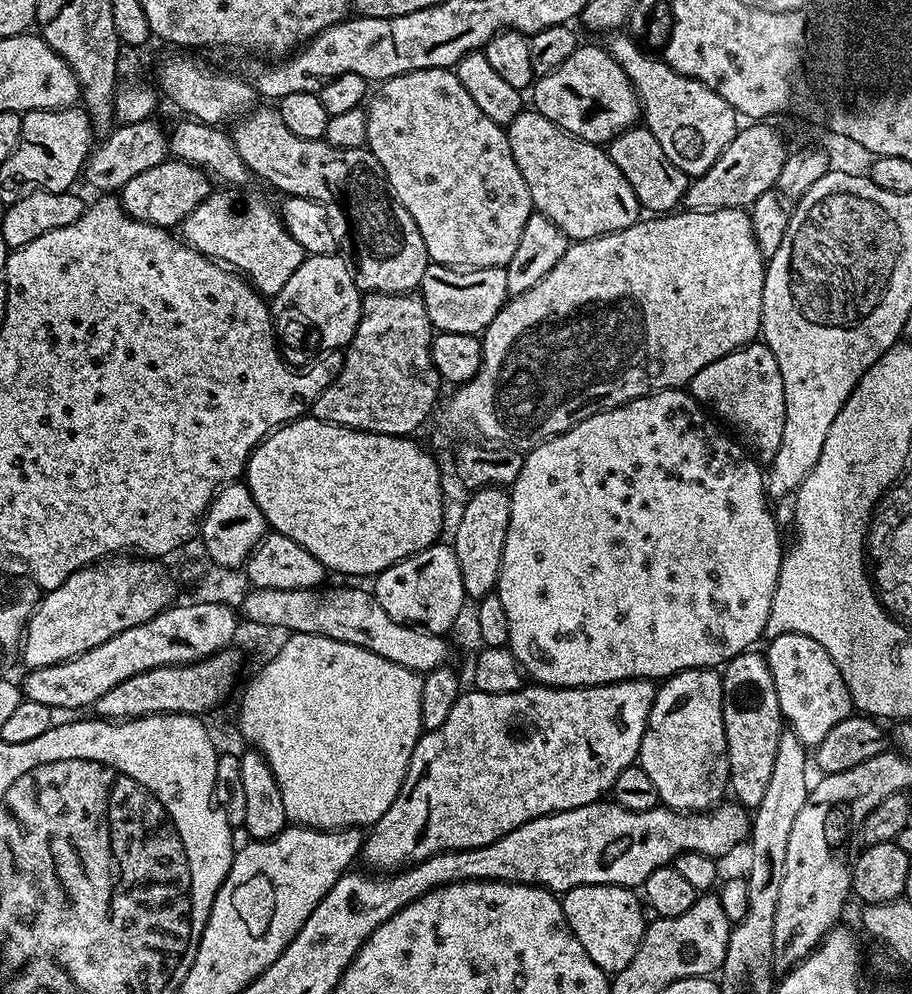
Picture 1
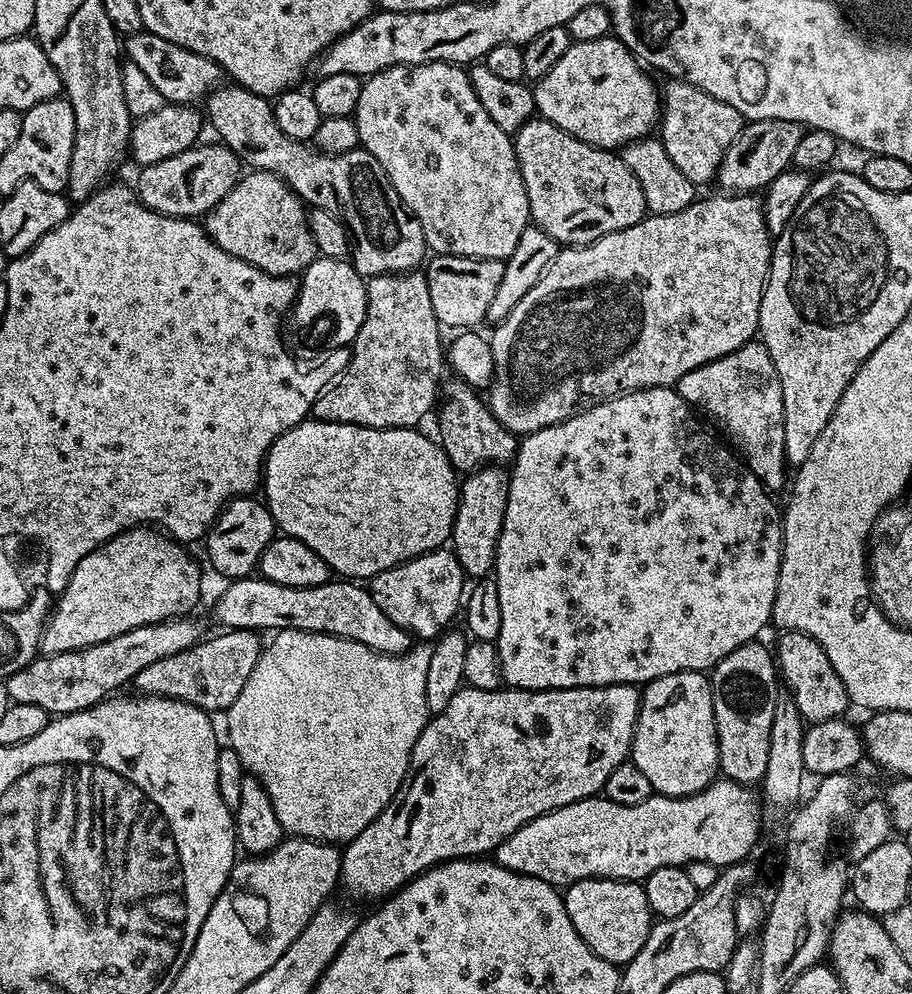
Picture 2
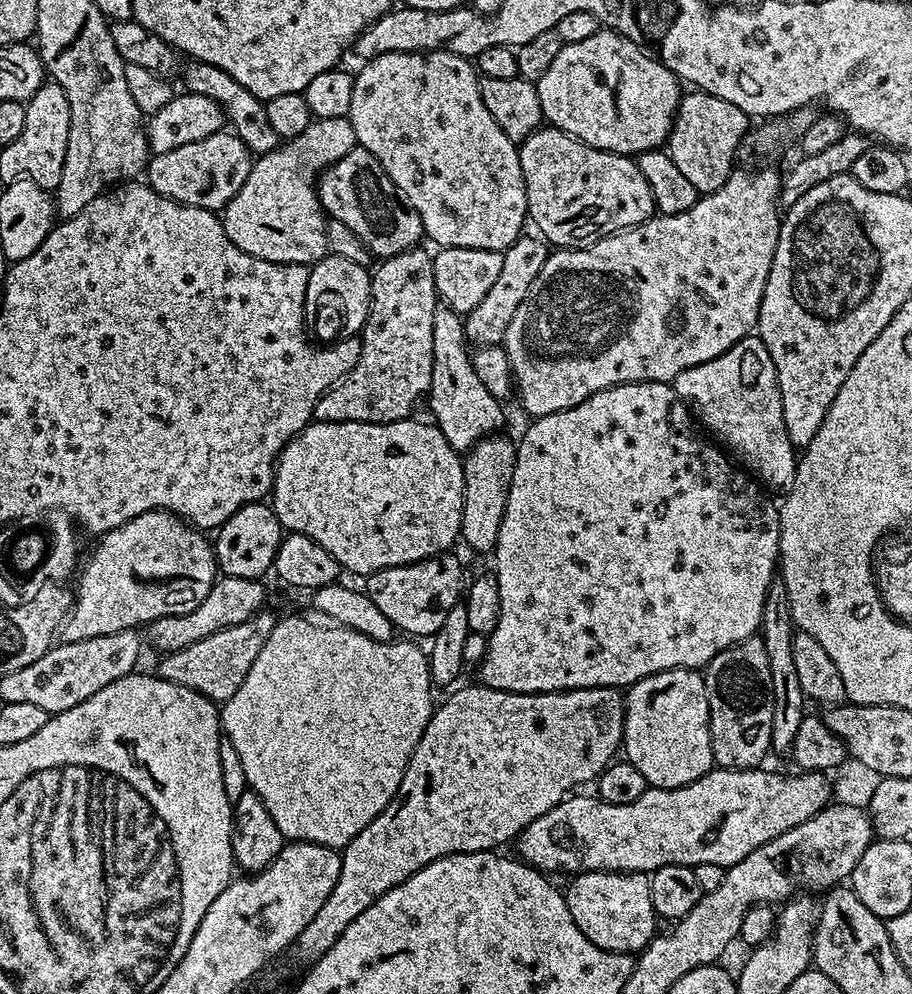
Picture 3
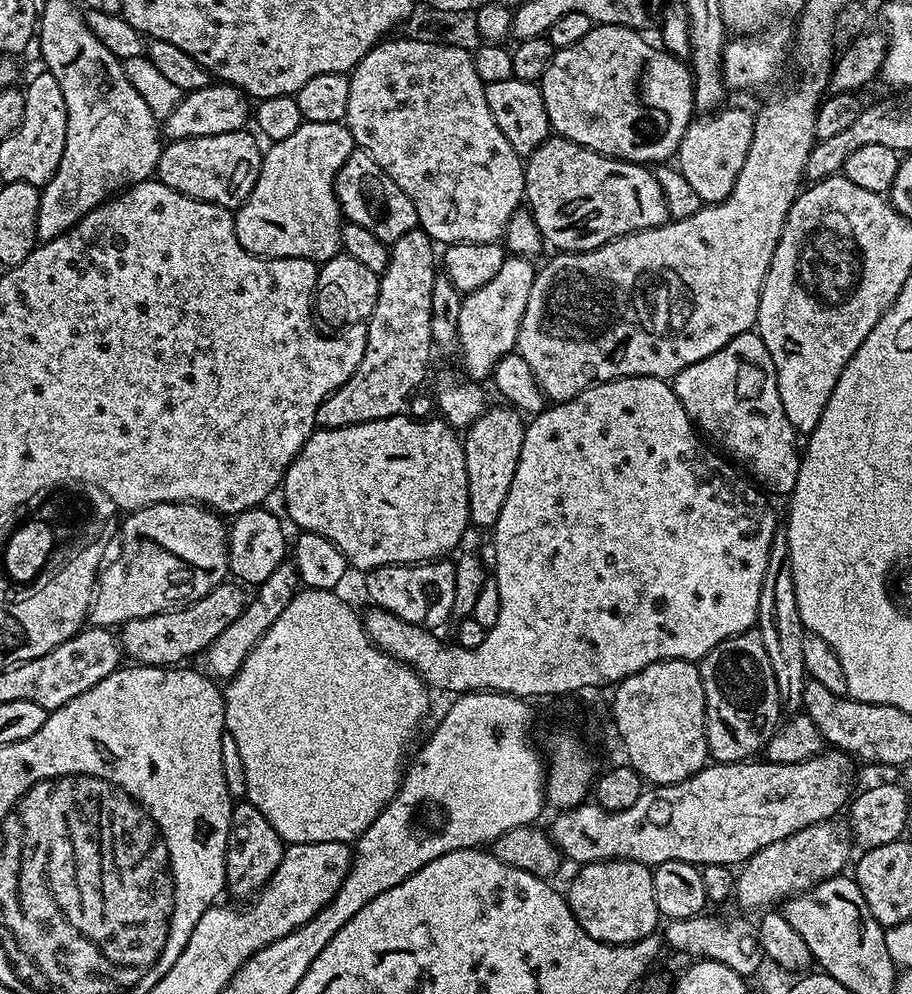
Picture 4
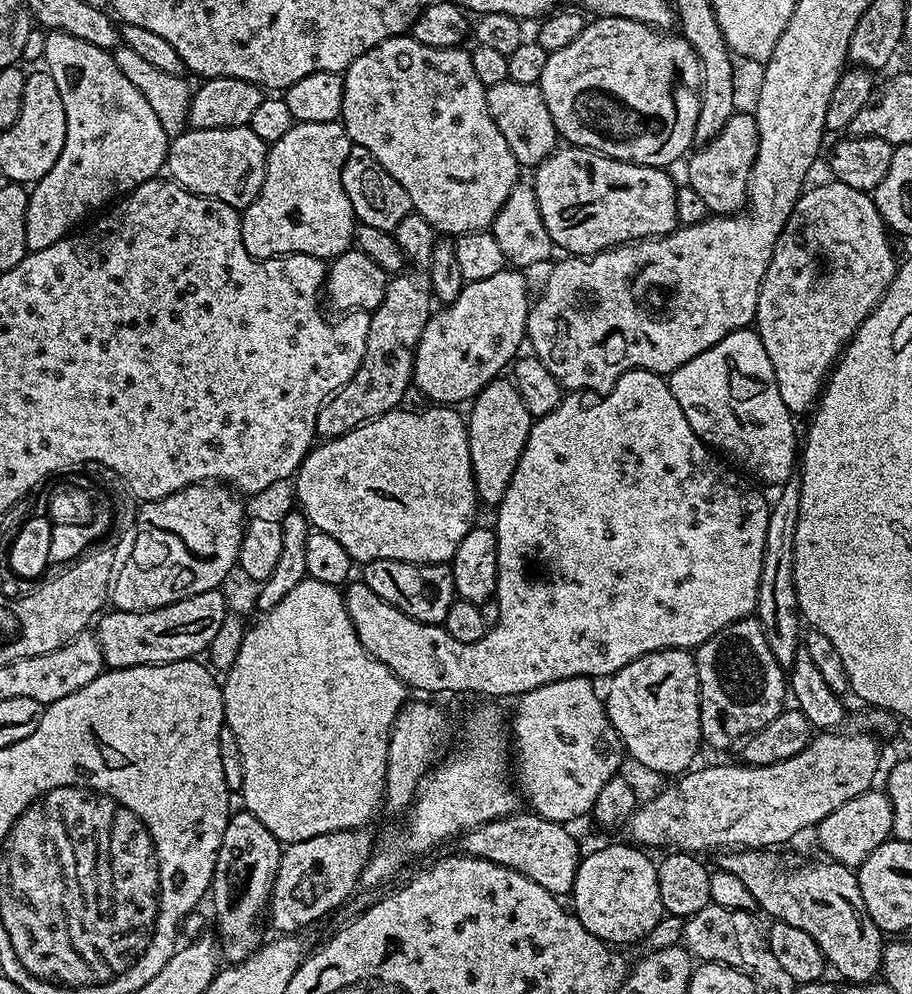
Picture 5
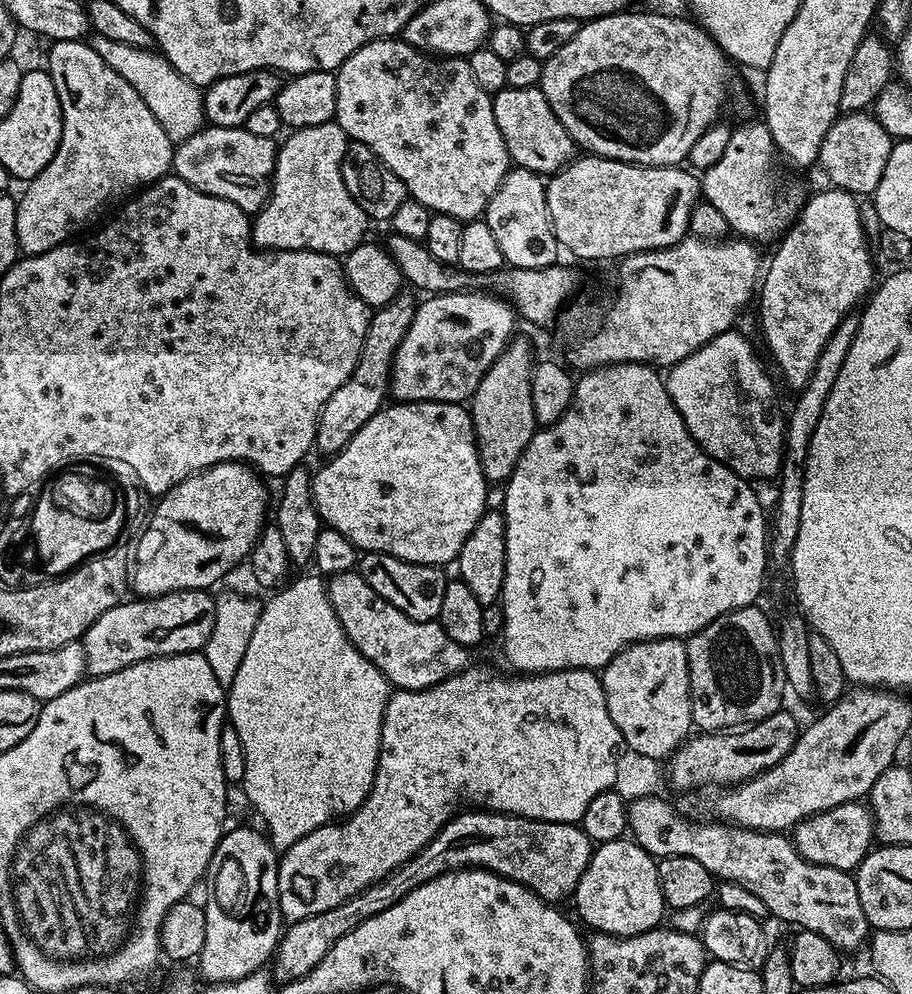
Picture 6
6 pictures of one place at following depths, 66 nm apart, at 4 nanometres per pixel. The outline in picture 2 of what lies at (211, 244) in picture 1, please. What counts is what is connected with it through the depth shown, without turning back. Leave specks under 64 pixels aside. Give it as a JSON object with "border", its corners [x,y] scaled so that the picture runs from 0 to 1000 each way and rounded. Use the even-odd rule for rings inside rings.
{"border":[[[276,171],[264,176],[252,195],[248,195],[248,199],[243,199],[243,203],[227,214],[226,232],[229,239],[248,252],[248,256],[257,256],[257,260],[265,260],[265,264],[274,264],[274,268],[283,268],[283,272],[297,278],[323,279],[341,268],[349,258],[346,244],[338,230],[338,213],[333,202],[317,189],[315,183],[298,173]]]}

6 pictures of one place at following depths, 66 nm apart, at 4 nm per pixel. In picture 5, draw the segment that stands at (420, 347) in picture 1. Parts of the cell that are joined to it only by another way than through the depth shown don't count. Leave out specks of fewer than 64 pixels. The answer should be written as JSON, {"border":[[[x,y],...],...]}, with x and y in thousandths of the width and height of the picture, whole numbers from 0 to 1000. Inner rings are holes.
{"border":[[[453,212],[441,223],[436,223],[433,239],[444,259],[461,269],[461,274],[444,272],[431,277],[425,283],[425,290],[416,308],[406,315],[406,336],[401,340],[401,356],[384,384],[373,391],[360,405],[349,412],[346,437],[352,444],[365,443],[377,439],[384,433],[422,419],[425,414],[440,409],[439,401],[446,396],[452,386],[452,369],[463,332],[476,313],[474,285],[468,271],[471,256],[480,240],[477,229]]]}

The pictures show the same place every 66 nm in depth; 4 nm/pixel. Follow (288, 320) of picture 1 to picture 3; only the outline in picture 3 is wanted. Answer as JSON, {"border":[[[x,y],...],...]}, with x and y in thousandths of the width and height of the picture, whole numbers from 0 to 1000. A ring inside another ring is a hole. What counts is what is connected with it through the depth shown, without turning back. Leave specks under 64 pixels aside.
{"border":[[[357,257],[348,266],[341,267],[338,275],[333,305],[334,327],[339,331],[346,330],[345,341],[351,344],[389,338],[404,322],[407,303],[408,279],[405,271],[393,268],[393,264],[384,264],[384,260]]]}

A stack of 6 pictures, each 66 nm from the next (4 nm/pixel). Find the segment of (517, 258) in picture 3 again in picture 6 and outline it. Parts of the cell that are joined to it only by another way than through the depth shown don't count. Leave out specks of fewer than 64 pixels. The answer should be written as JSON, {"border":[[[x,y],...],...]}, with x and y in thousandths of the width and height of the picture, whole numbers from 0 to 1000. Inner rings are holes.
{"border":[[[525,292],[484,294],[465,301],[469,302],[456,306],[450,332],[432,356],[429,401],[448,406],[509,406],[516,403],[533,372],[561,345],[567,315],[556,302]]]}

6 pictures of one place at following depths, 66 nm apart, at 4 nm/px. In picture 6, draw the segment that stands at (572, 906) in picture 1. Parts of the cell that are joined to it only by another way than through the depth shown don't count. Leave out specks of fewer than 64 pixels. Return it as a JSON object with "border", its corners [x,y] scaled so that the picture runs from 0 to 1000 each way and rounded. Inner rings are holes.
{"border":[[[692,843],[670,845],[657,850],[650,856],[629,898],[633,920],[649,933],[650,939],[662,938],[667,942],[698,942],[712,938],[714,934],[725,933],[727,926],[724,925],[727,924],[728,918],[730,922],[730,910],[719,874],[720,868],[720,862],[704,855],[704,851],[700,851]]]}

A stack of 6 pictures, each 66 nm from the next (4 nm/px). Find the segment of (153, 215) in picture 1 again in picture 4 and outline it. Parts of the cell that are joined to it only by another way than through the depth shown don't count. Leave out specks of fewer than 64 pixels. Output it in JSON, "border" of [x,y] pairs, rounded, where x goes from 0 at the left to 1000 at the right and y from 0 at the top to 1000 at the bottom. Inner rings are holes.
{"border":[[[273,133],[230,135],[230,139],[203,139],[181,144],[175,151],[170,176],[192,193],[258,211],[270,203],[285,174],[287,145]]]}

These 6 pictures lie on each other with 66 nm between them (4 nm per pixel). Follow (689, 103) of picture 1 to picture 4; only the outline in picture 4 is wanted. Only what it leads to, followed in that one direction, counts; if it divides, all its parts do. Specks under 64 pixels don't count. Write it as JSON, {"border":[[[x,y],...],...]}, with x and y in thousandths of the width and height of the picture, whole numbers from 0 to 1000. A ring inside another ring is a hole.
{"border":[[[794,107],[784,115],[777,116],[773,125],[755,125],[746,144],[743,168],[772,205],[792,203],[805,191],[805,183],[822,151],[826,120],[823,112],[820,114],[816,109]]]}

